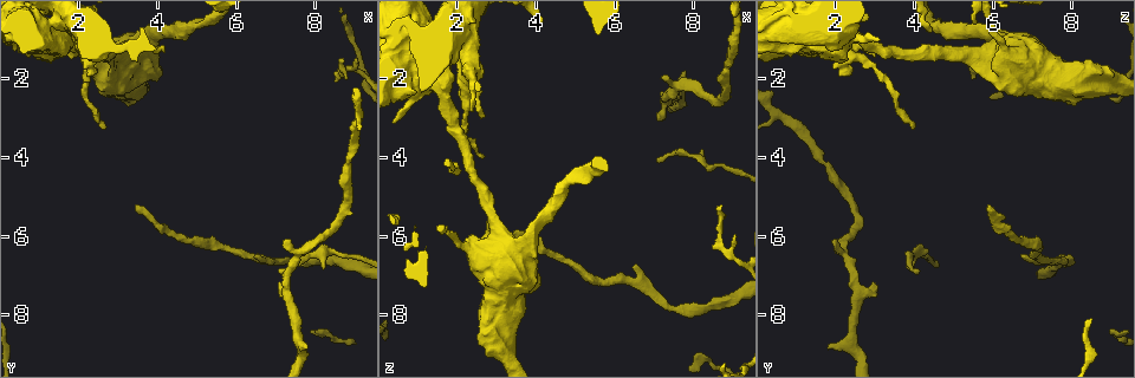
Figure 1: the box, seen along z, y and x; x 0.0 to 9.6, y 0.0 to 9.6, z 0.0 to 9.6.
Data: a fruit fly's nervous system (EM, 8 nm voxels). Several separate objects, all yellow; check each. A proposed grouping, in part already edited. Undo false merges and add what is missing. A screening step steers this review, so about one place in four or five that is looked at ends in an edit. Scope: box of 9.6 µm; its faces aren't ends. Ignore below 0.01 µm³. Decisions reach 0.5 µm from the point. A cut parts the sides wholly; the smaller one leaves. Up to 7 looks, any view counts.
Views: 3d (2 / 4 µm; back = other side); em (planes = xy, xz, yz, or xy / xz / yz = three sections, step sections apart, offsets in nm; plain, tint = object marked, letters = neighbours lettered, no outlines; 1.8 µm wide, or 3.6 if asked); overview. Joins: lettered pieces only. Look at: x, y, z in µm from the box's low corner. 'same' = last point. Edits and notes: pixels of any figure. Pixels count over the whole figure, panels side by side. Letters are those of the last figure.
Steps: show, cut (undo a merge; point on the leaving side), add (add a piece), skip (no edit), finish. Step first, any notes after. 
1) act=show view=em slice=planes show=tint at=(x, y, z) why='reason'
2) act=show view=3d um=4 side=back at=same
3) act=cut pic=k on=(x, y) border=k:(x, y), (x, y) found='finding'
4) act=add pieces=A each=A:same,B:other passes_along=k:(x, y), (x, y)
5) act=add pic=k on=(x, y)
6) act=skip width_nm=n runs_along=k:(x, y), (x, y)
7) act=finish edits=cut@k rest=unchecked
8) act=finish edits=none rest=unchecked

act=show view=em slice=planes show=letters at=(3.00, 1.45, 6.20) why='thick turns thin'

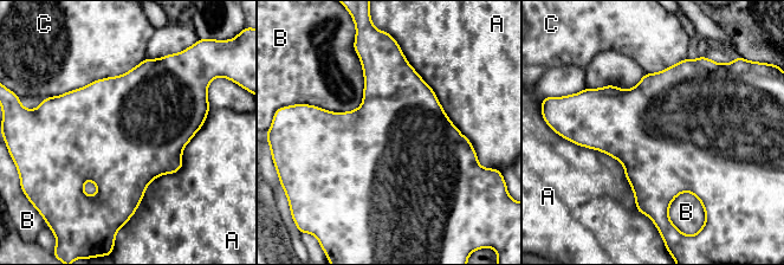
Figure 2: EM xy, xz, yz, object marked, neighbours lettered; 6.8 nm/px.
act=skip each=A:other,B:other,C:other border=2:(358, 57), (362, 103), (312, 105) found='all the same cell'

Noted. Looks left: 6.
act=show view=3d um=4 at=(0.90, 0.95, 2.60) why='sudden change in width'

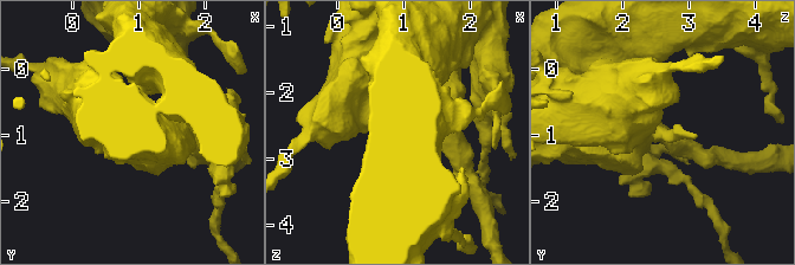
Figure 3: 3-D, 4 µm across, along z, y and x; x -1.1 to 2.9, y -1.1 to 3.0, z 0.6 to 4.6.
act=show view=em um=3.6 slice=planes show=letters at=same why='shape alone is not enough'

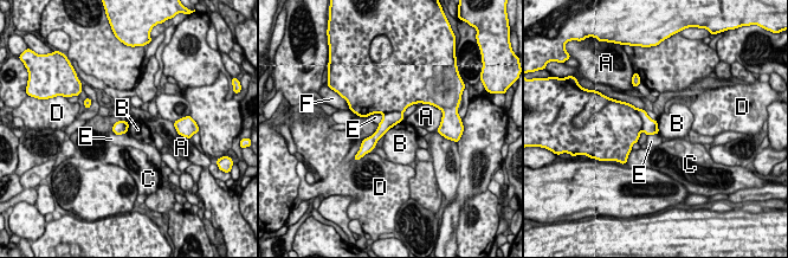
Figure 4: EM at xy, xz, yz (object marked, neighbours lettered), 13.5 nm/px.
act=cut pic=4 on=(650, 127) width_nm=190 longest_contact=B:300nm each=A:other,B:other,C:other,D:other,E:other,F:other found='a second cell is stuck on'

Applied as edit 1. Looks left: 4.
act=show view=em um=3.6 slice=planes show=letters at=(3.50, 5.25, 5.90) why='an open end'

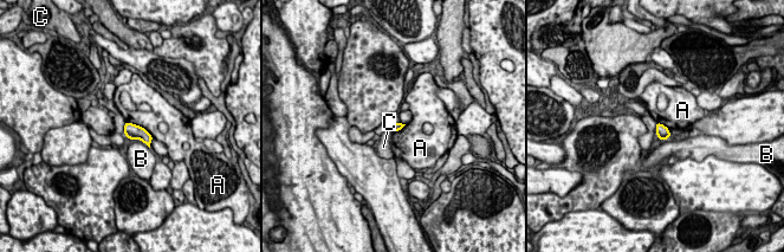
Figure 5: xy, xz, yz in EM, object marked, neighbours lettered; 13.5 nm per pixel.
act=skip each=A:other,B:other,C:other border=5:(125, 121), (143, 127), (153, 136) found='none of them fits'

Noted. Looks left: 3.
act=finish edits=cut@4 rest=unchecked

